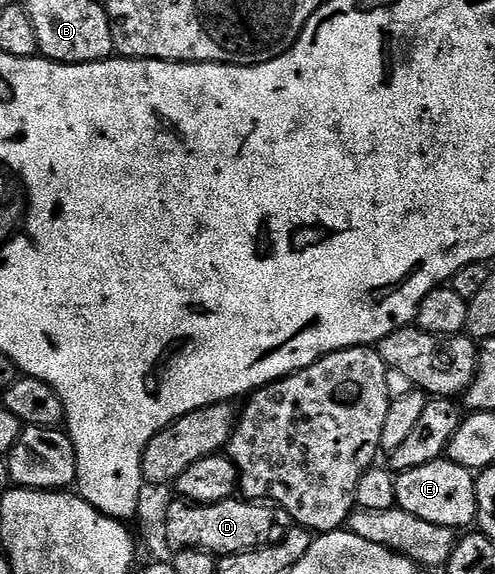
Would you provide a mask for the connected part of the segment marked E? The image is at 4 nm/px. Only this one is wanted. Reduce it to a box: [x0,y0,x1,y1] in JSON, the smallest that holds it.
[395,459,479,531]

